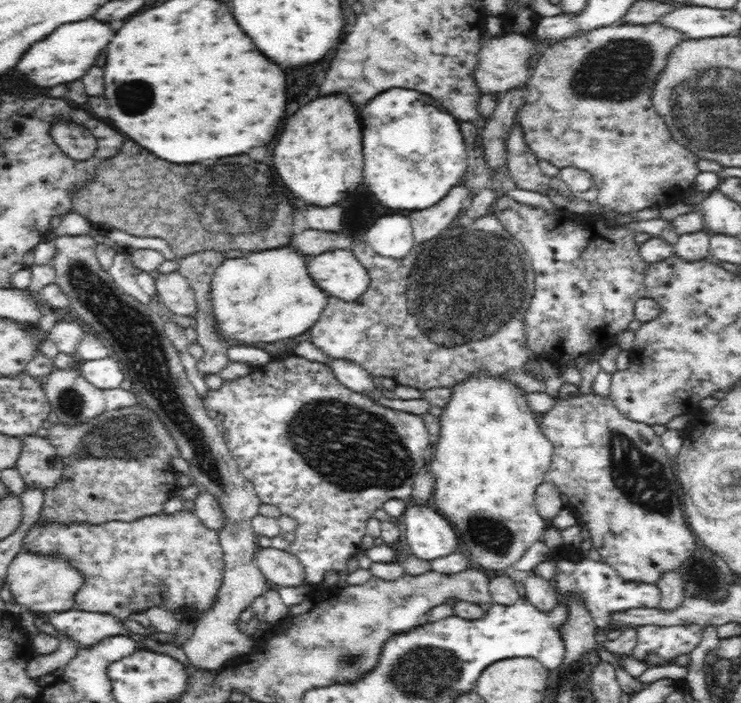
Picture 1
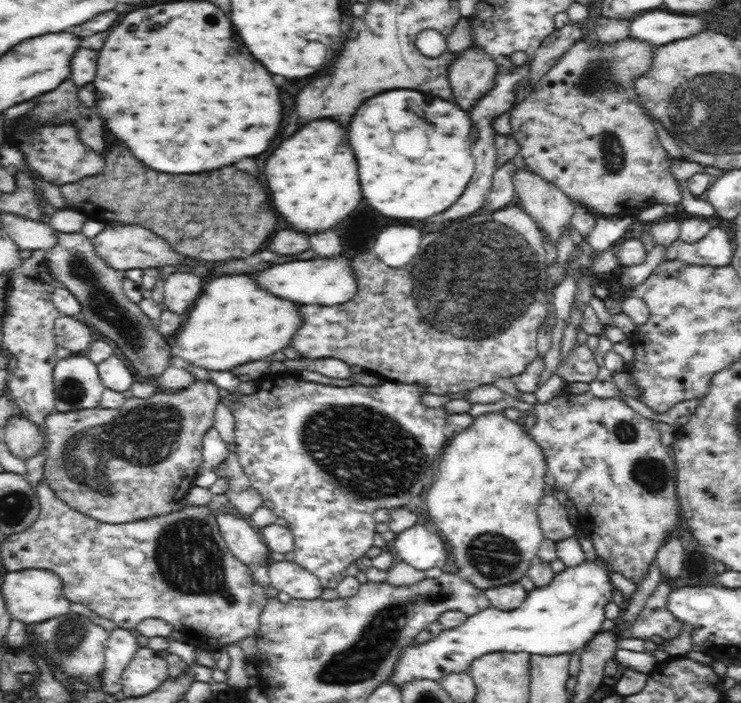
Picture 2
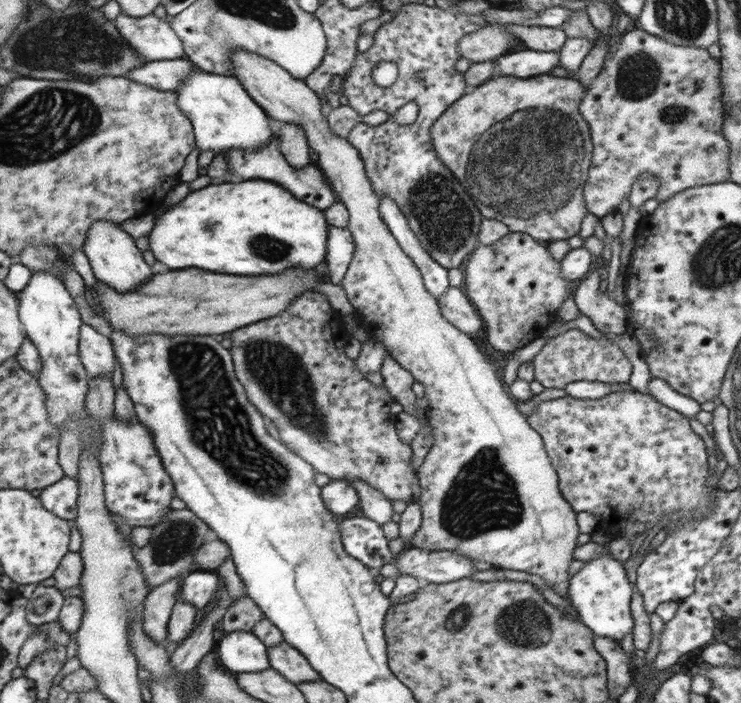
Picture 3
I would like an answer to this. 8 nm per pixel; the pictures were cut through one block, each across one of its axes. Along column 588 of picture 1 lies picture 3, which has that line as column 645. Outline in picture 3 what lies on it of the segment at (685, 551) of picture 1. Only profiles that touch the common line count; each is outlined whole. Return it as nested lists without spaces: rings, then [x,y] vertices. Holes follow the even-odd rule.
[[[620,390],[607,394],[599,399],[586,400],[565,395],[562,398],[540,402],[538,406],[534,408],[533,412],[527,416],[527,421],[543,438],[548,458],[551,460],[552,466],[559,476],[559,489],[563,497],[570,503],[572,510],[576,513],[590,512],[590,514],[596,516],[598,528],[609,532],[609,535],[612,536],[613,539],[625,538],[625,536],[627,536],[627,538],[635,541],[640,534],[652,530],[656,524],[660,524],[660,522],[666,520],[666,518],[668,518],[669,523],[664,524],[662,528],[668,532],[673,530],[681,520],[709,516],[711,510],[715,508],[718,487],[709,487],[706,484],[706,479],[711,474],[710,468],[708,467],[708,453],[704,446],[704,441],[702,441],[702,438],[698,434],[692,431],[690,423],[688,422],[689,418],[686,415],[662,405],[650,394],[640,393],[636,390]]]

